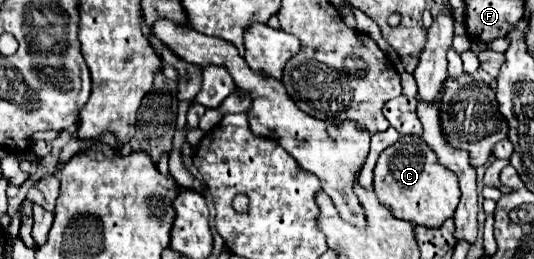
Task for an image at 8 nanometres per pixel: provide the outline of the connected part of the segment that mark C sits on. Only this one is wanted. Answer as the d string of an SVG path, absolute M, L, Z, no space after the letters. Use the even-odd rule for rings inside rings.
M401 136L393 146L385 148L375 166L375 194L397 218L421 226L439 226L447 216L455 214L459 204L459 186L451 170L443 168L435 152L421 136Z

